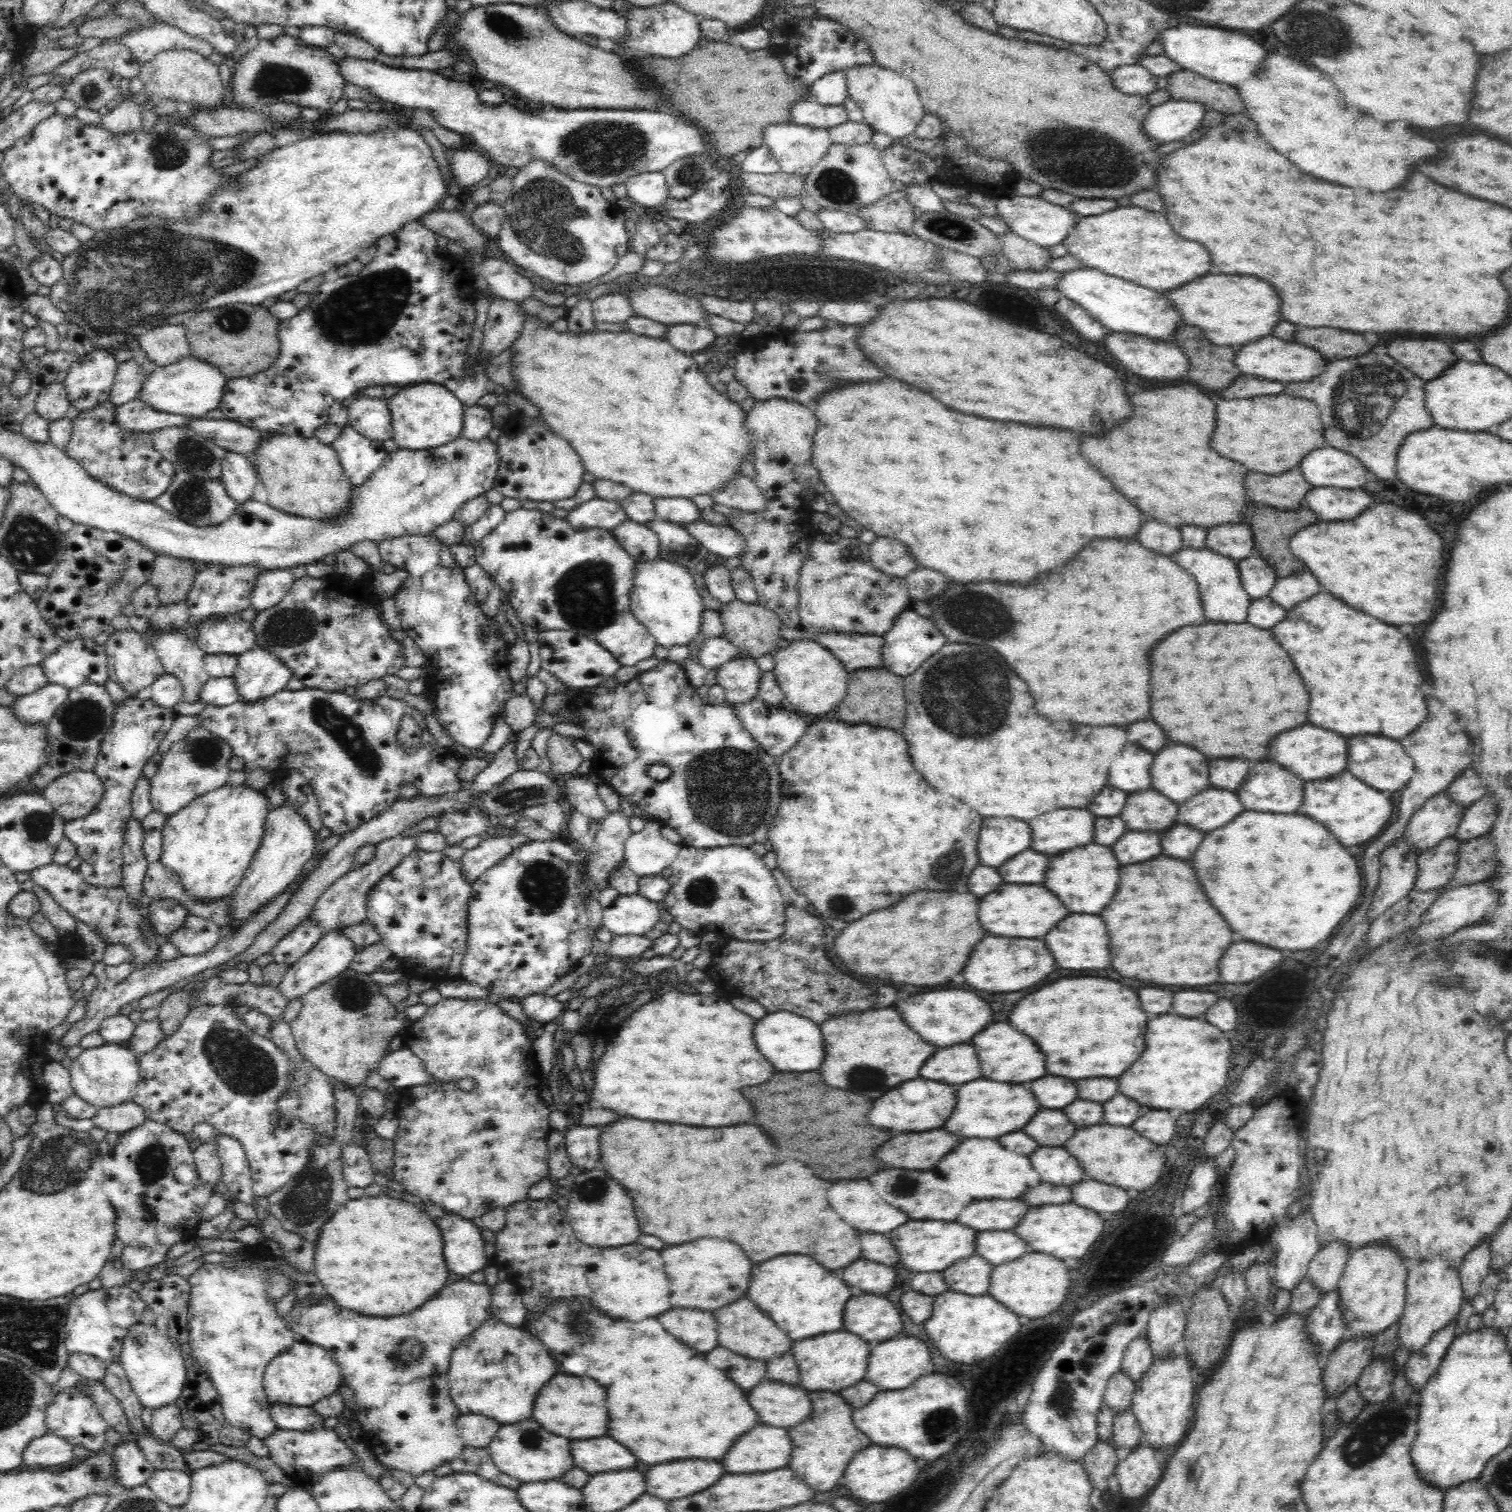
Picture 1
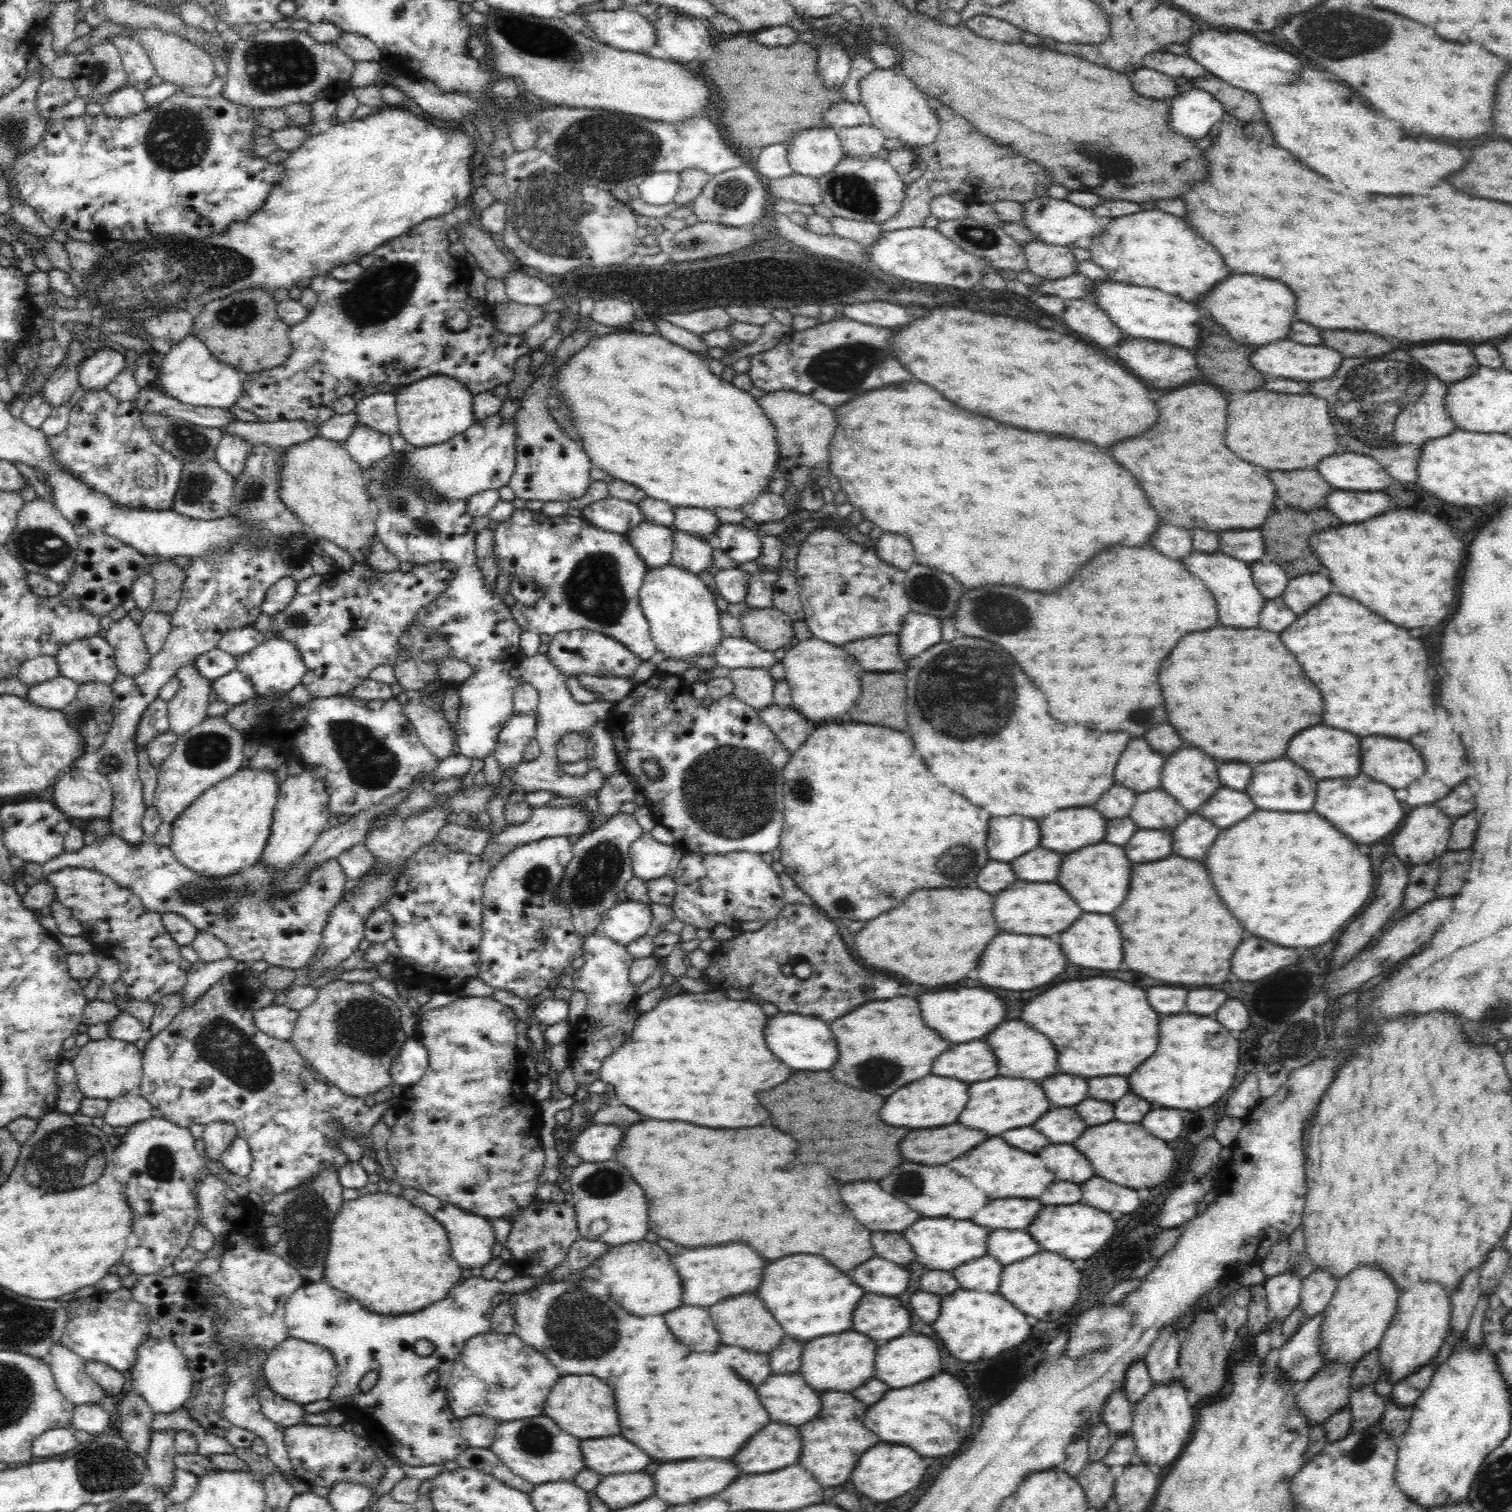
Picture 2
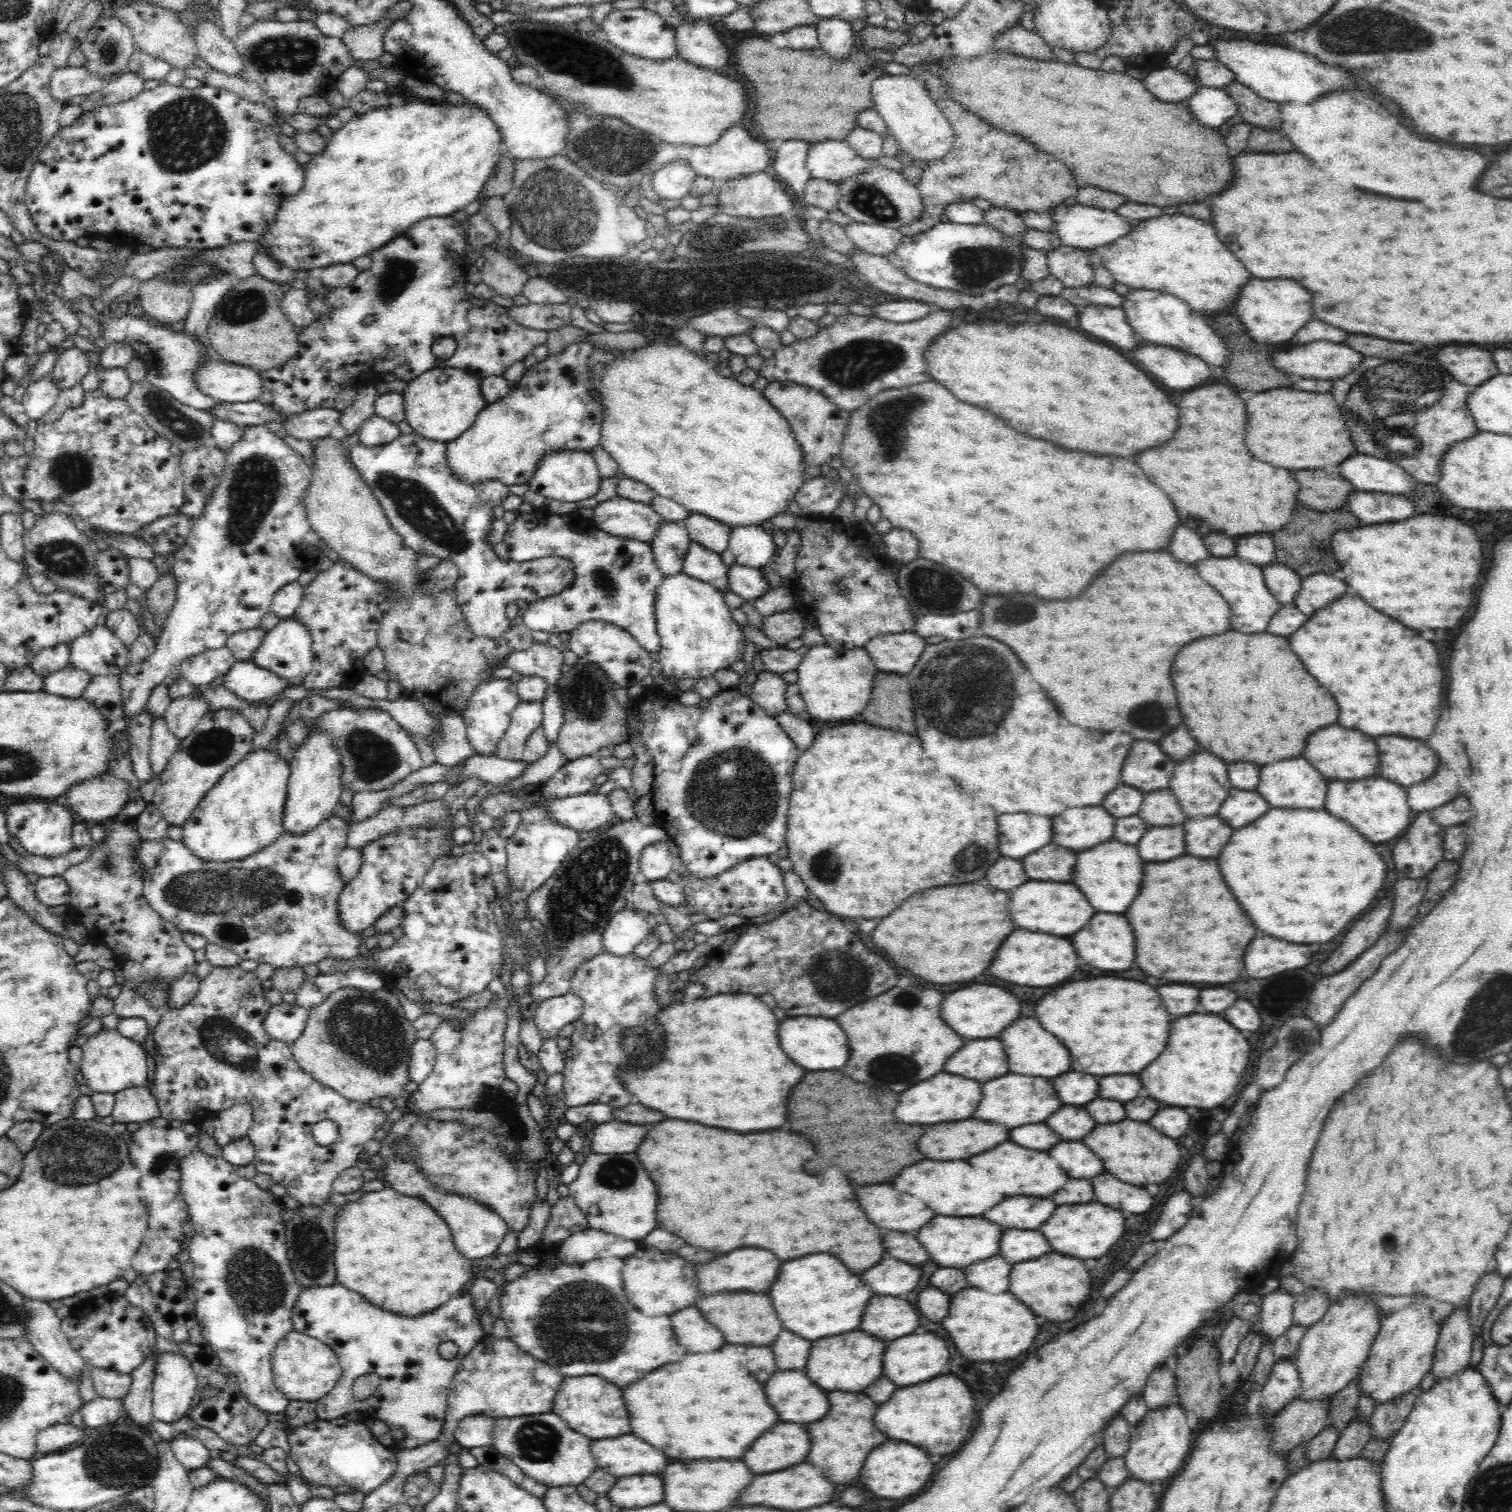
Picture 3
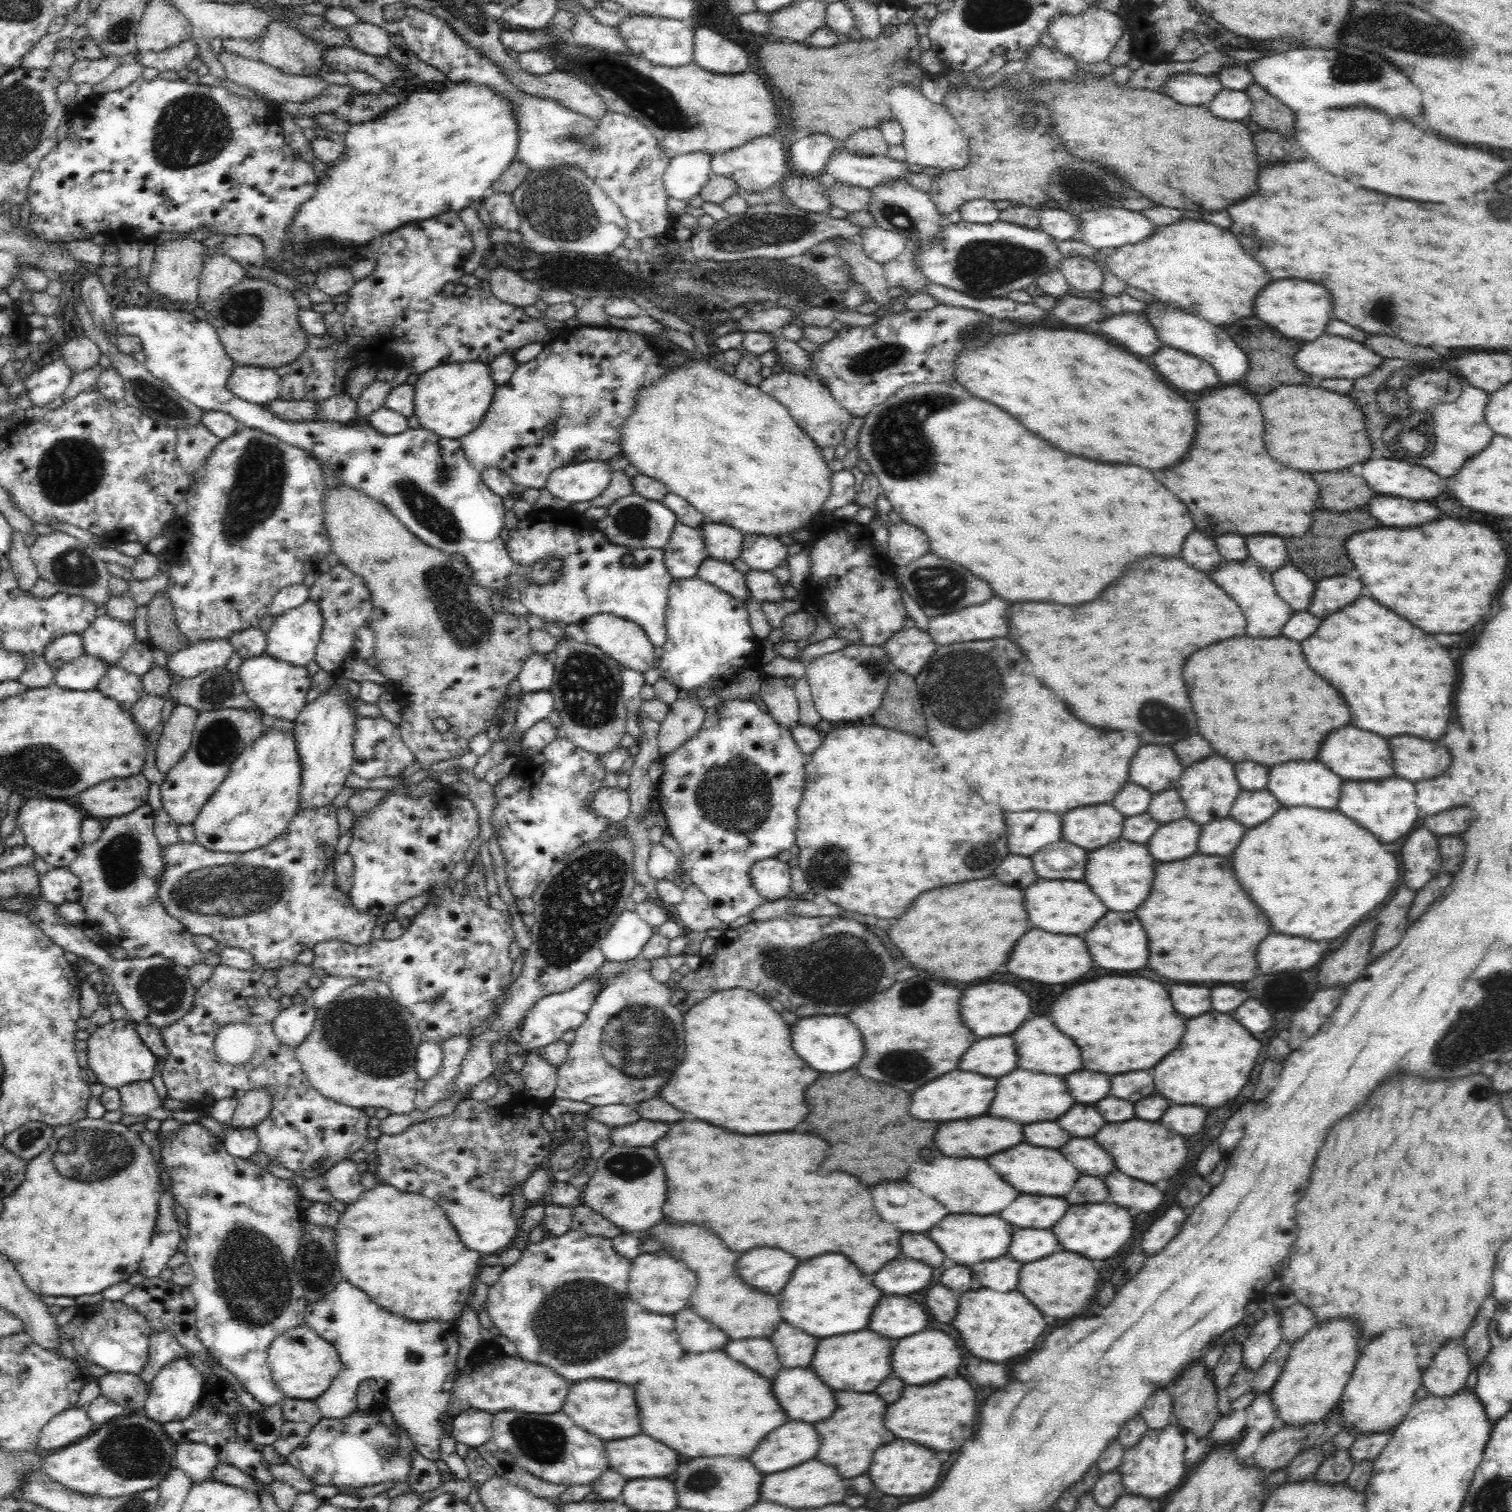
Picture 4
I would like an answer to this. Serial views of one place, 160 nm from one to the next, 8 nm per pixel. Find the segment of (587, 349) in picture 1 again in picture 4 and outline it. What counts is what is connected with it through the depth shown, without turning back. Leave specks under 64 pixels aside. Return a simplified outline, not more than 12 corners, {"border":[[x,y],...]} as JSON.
{"border":[[704,360],[638,386],[621,457],[742,534],[830,494],[786,407]]}

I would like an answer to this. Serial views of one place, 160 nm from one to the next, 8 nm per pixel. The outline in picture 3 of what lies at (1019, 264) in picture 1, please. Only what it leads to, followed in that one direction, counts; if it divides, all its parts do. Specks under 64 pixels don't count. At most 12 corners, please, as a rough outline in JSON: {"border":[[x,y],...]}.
{"border":[[1062,244],[1046,251],[1048,274],[1084,288],[1096,271],[1087,251]]}

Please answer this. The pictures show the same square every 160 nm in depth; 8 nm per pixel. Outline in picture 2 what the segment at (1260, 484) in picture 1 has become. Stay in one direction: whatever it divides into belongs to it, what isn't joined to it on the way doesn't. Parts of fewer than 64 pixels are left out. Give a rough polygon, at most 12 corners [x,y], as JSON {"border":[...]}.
{"border":[[1272,470],[1280,500],[1302,511],[1323,508],[1333,490],[1316,470]]}

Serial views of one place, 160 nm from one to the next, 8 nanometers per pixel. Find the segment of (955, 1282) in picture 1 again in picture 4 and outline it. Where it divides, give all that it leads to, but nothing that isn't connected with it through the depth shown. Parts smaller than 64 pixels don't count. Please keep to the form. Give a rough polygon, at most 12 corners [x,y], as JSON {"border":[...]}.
{"border":[[1000,1256],[974,1264],[982,1288],[1010,1292],[1020,1262]]}

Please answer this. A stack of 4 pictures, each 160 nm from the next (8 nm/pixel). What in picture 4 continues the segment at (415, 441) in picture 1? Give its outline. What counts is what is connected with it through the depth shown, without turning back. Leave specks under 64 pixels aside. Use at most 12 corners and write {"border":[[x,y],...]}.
{"border":[[478,361],[418,375],[413,416],[452,440],[482,423],[496,389]]}

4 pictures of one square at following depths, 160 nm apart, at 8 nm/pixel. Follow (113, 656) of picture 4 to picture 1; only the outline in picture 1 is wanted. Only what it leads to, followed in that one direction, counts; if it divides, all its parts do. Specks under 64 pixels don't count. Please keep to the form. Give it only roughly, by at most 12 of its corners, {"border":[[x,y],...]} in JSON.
{"border":[[62,643],[39,664],[68,690],[109,679],[105,645]]}

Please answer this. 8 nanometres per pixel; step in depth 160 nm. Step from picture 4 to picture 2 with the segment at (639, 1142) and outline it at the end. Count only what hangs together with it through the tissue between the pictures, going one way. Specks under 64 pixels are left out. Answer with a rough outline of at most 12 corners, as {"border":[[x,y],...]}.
{"border":[[592,1124],[572,1142],[581,1162],[612,1160],[622,1128]]}

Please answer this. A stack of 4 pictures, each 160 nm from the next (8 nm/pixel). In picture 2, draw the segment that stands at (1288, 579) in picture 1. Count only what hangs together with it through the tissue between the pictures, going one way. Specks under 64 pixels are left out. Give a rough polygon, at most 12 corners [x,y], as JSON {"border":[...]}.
{"border":[[1316,573],[1289,579],[1280,596],[1304,614],[1332,584]]}

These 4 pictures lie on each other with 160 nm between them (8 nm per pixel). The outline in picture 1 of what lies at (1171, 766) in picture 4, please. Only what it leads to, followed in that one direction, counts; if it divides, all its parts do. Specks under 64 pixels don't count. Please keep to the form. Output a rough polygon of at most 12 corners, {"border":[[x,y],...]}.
{"border":[[1126,746],[1108,784],[1129,794],[1150,789],[1150,752]]}

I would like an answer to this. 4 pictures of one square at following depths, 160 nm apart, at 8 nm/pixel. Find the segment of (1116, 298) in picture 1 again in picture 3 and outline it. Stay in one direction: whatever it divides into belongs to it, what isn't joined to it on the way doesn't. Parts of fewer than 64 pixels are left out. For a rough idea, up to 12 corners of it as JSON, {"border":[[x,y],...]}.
{"border":[[1128,289],[1120,308],[1137,338],[1228,367],[1228,348],[1192,307]]}

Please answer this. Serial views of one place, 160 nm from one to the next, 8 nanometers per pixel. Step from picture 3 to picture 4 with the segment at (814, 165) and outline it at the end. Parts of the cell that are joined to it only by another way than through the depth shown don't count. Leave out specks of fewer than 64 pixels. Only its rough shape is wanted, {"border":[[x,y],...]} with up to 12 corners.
{"border":[[832,150],[820,174],[865,189],[908,175],[905,161]]}

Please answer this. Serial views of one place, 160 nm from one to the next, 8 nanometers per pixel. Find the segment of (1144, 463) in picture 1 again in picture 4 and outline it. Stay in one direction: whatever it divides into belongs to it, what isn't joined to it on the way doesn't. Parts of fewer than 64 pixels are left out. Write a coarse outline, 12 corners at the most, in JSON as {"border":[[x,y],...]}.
{"border":[[1240,384],[1162,470],[1196,530],[1300,536],[1318,486],[1264,450]]}

